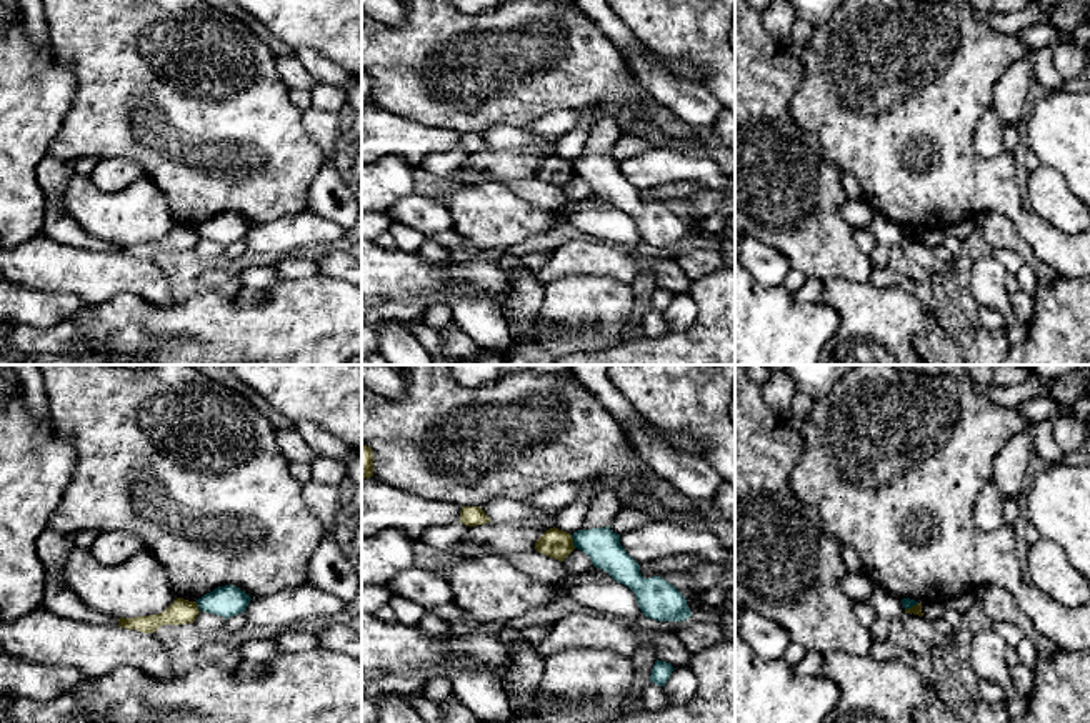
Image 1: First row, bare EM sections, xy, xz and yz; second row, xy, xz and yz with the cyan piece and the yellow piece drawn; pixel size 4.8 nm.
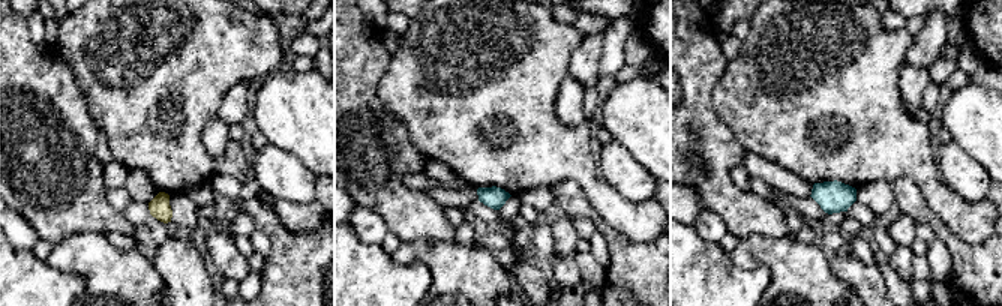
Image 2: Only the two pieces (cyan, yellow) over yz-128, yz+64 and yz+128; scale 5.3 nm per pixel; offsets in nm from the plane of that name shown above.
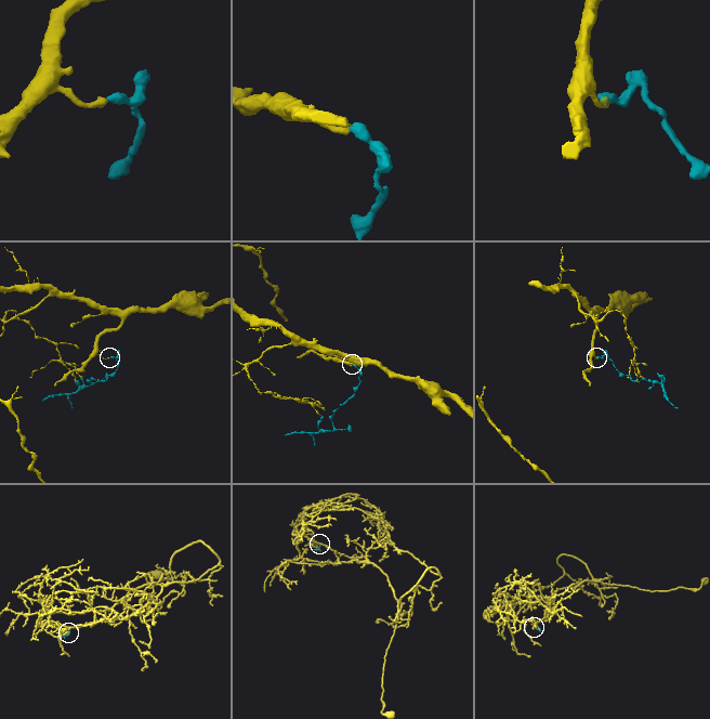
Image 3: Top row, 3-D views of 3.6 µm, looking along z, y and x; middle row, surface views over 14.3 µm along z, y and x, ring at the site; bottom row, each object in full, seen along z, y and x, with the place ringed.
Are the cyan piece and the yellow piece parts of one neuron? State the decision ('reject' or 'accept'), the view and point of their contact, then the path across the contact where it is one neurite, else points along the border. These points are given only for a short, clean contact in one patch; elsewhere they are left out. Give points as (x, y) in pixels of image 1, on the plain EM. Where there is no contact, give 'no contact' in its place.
reject; contact xz (574, 169); border xz (570, 162), (575, 174)

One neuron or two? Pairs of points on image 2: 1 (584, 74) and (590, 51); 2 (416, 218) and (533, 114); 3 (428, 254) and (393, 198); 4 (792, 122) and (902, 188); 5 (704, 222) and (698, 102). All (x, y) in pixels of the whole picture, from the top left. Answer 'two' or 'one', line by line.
1: one
2: two
3: two
4: two
5: two

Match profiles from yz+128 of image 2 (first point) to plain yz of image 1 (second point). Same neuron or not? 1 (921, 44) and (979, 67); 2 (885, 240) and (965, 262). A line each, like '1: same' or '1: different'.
1: different
2: same

